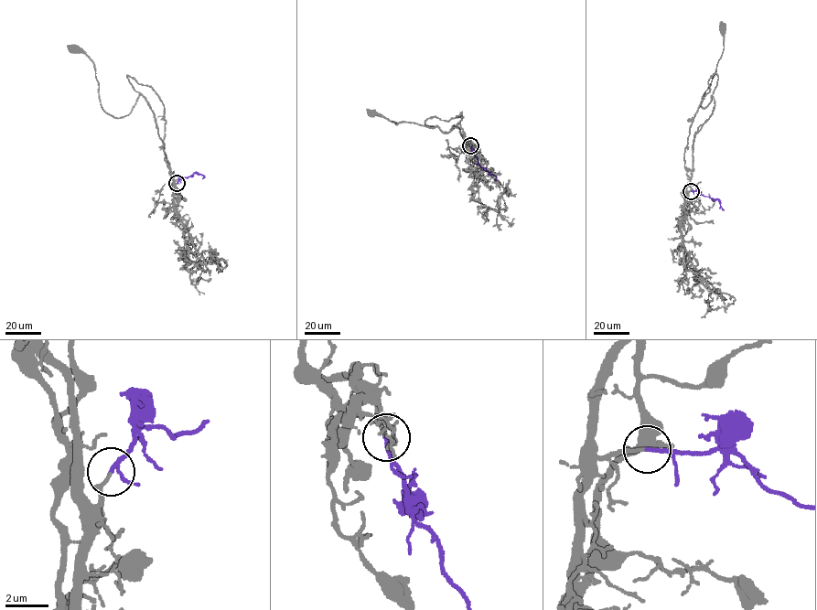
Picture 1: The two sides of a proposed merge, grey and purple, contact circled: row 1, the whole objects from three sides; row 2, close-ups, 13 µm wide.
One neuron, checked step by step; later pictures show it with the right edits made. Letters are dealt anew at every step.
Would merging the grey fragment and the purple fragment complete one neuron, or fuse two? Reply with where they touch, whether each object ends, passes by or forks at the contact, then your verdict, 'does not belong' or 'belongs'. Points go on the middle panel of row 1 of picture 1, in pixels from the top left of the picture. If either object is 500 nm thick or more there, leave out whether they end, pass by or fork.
(470, 145) | grey passes by | purple ends | belongs

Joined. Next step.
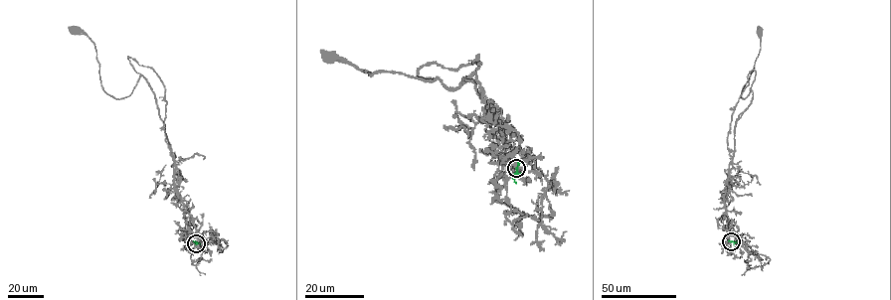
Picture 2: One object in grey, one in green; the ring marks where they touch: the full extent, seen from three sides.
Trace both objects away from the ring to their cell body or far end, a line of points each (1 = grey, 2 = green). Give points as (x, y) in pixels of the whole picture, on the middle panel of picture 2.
1: (516, 168), (500, 158), (504, 124), (470, 78), (448, 89), (440, 79), (371, 75), (331, 57)
2: (516, 168), (516, 183)

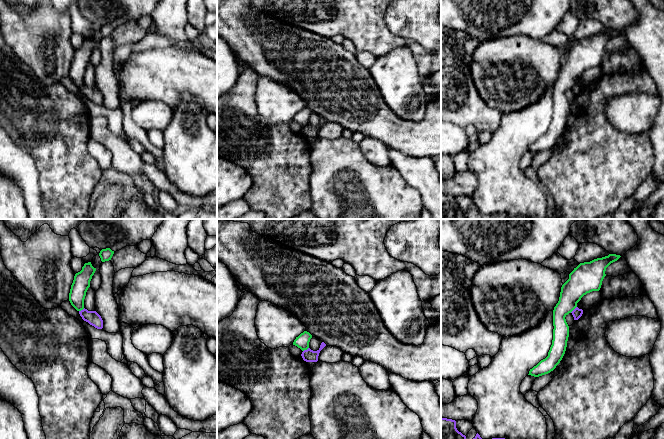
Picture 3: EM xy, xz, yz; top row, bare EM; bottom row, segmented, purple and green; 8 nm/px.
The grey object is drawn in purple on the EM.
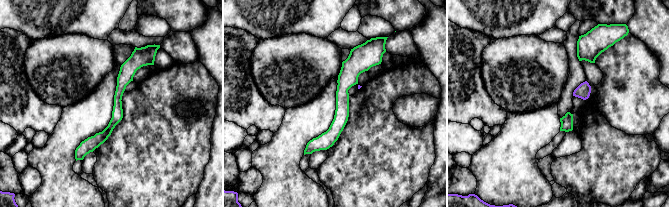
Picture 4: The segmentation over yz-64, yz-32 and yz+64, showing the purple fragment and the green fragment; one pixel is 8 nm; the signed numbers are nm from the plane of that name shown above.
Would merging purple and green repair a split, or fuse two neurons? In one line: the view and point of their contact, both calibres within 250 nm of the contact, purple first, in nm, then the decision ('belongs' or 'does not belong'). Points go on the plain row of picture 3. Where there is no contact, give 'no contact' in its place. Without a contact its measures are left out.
contact yz (574, 85); calibres 80 and 220 nm; does not belong

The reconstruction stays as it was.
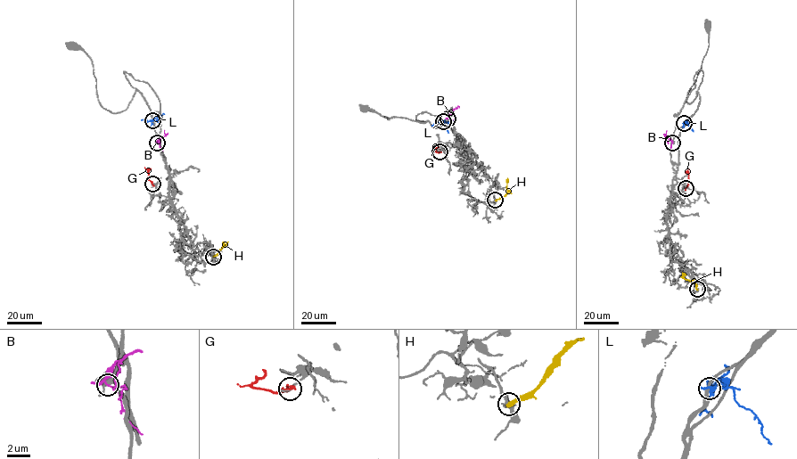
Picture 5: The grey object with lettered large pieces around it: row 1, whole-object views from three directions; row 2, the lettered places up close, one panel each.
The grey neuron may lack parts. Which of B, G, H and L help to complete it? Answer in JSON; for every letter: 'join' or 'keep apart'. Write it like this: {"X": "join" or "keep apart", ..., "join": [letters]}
{"B": "keep apart", "G": "keep apart", "H": "keep apart", "L": "keep apart", "join": []}

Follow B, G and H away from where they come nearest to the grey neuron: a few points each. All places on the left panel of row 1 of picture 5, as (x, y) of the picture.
B: (157, 142), (165, 135), (164, 130)
G: (152, 184), (147, 179), (148, 169), (144, 168)
H: (213, 257), (223, 247), (223, 241)

